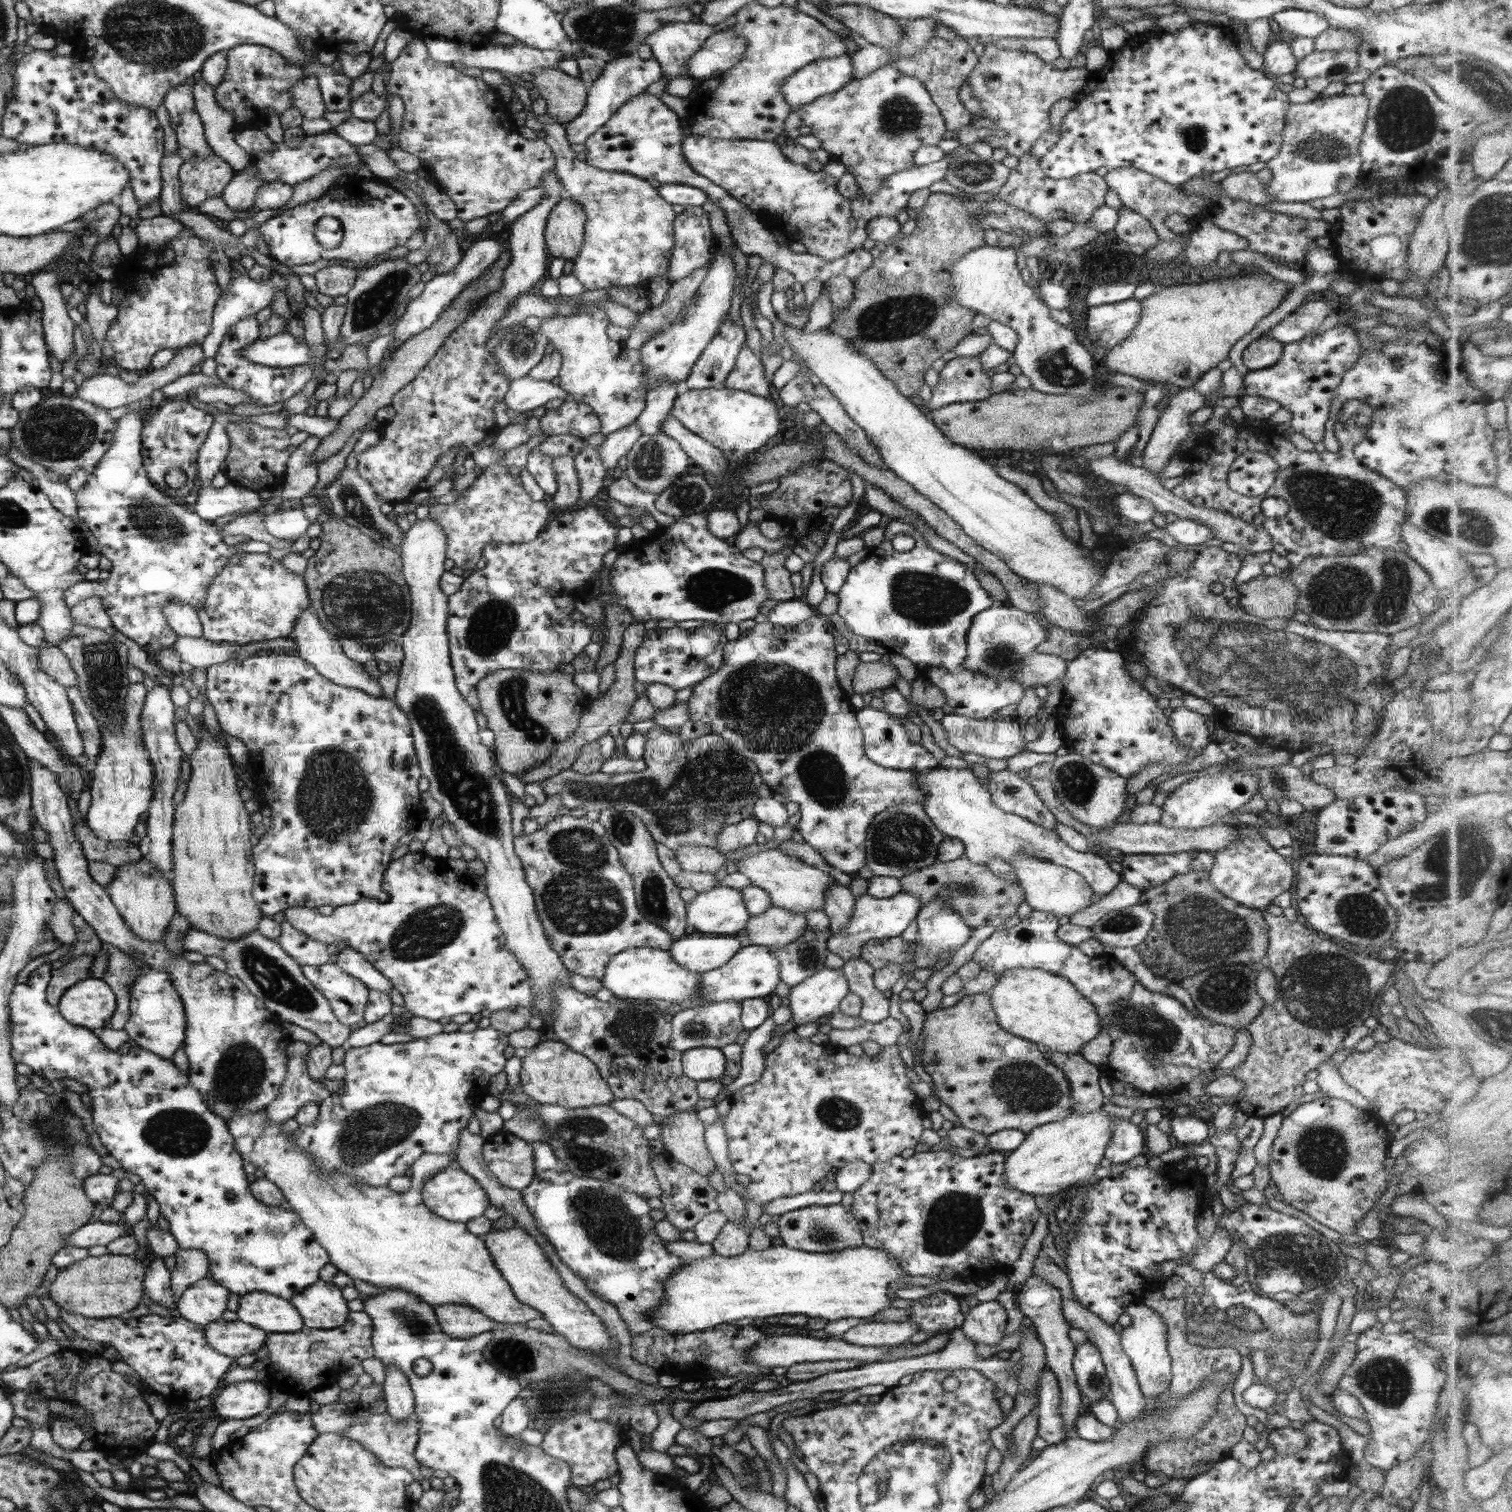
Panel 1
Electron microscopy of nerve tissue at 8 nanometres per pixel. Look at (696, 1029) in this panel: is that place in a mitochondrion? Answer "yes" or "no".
yes

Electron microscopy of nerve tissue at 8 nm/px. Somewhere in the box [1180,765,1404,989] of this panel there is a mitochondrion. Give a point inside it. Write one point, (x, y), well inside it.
(1362, 915)

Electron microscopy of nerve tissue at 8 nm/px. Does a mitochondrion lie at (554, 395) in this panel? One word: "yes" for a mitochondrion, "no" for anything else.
no

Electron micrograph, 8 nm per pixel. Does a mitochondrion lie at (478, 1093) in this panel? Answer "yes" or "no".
no

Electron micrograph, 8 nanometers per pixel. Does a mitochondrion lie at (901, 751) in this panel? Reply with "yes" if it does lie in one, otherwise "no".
no

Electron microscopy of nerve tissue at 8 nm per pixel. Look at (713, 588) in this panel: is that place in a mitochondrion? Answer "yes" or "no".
yes

